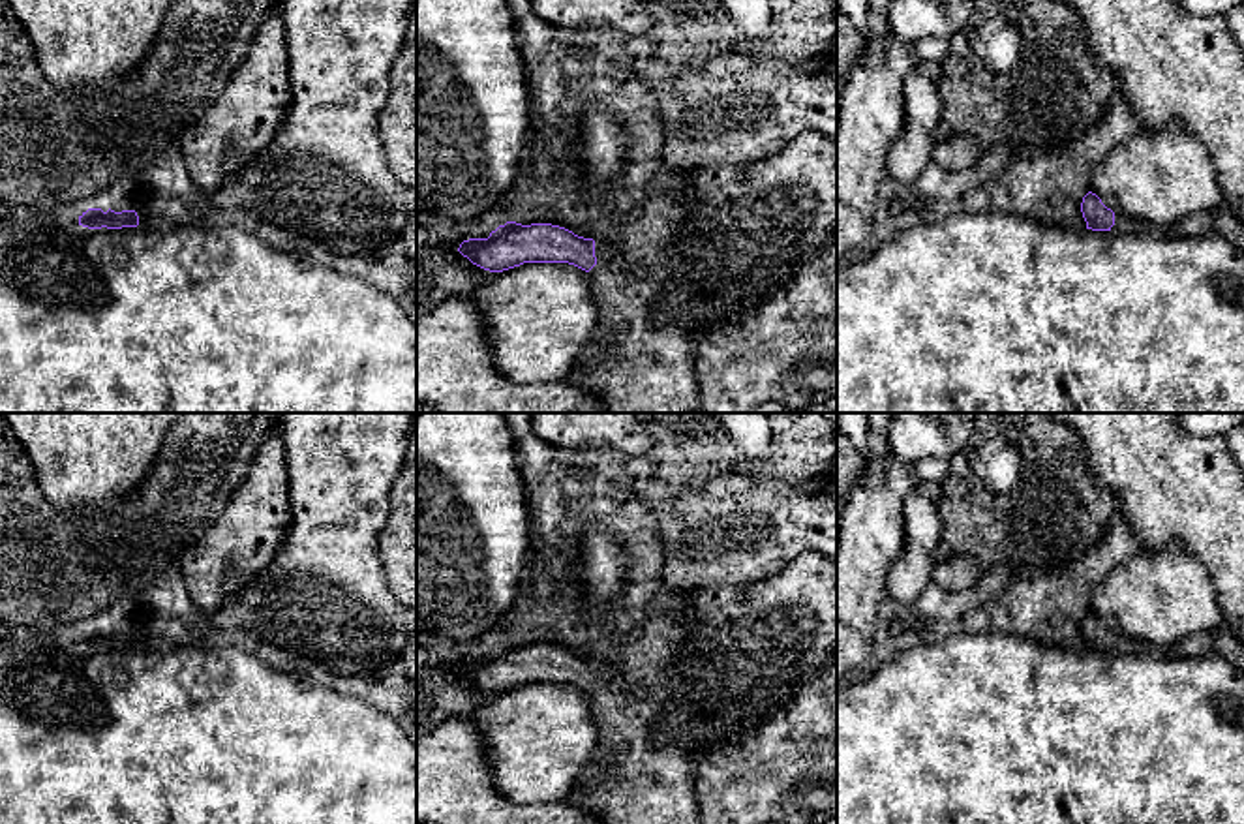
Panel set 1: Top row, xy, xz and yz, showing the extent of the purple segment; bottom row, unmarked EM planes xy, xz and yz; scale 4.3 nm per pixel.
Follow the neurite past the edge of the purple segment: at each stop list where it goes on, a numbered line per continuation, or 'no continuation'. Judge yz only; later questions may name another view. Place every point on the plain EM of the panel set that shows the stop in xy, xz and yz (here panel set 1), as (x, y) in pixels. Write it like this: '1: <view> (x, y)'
1: yz (1122, 644)

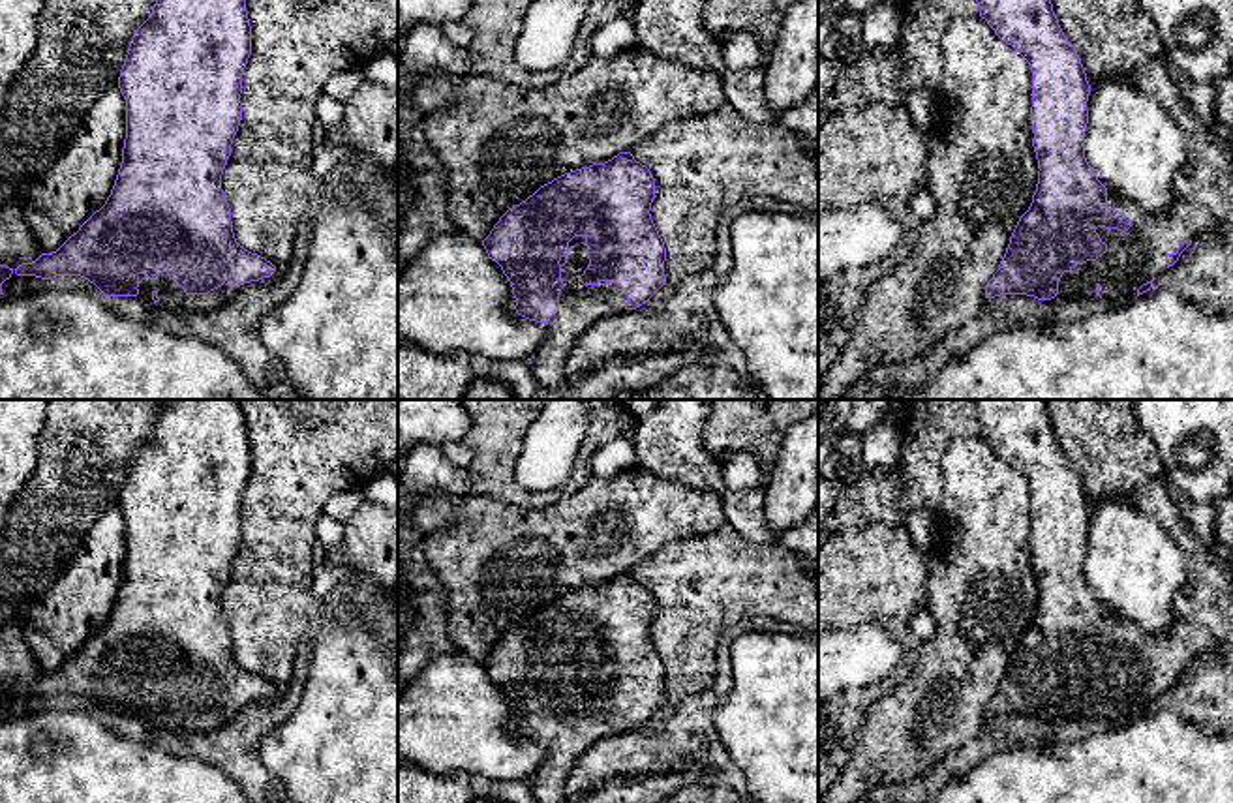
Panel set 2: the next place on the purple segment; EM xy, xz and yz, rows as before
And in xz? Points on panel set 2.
1: xz (580, 727)

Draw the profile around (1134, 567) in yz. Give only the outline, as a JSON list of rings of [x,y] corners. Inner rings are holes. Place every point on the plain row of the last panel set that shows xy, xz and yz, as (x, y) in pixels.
[[[1105,499],[1090,507],[1085,578],[1098,600],[1149,632],[1171,629],[1177,614],[1173,597],[1186,582],[1188,563],[1177,540],[1152,514],[1134,501]]]

